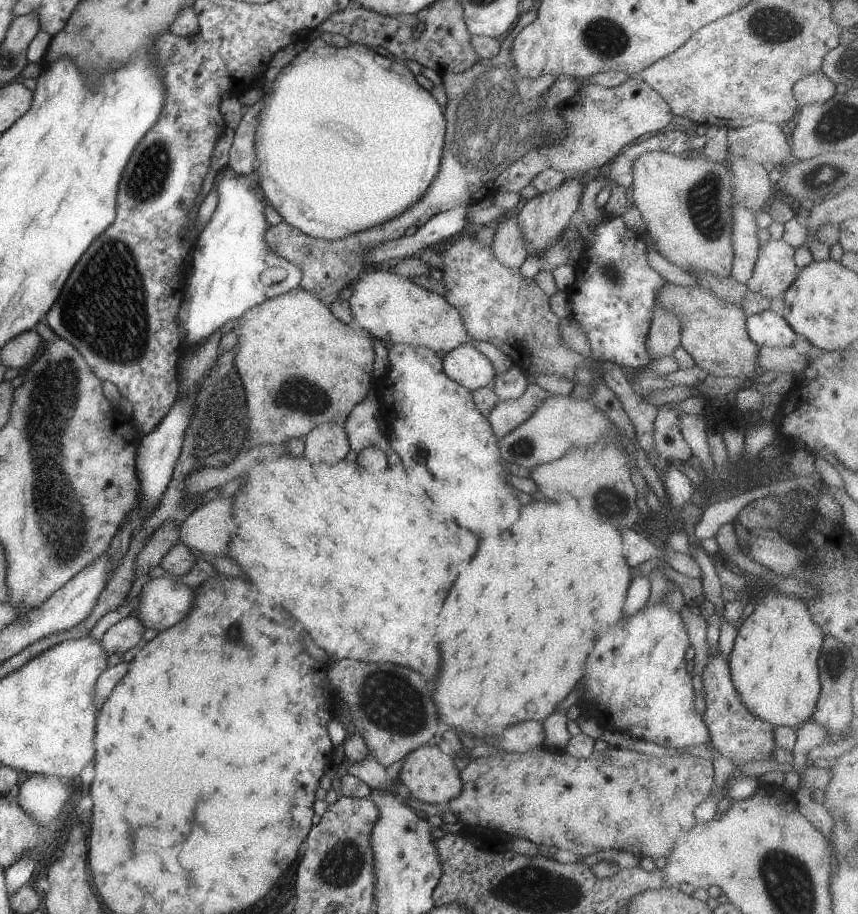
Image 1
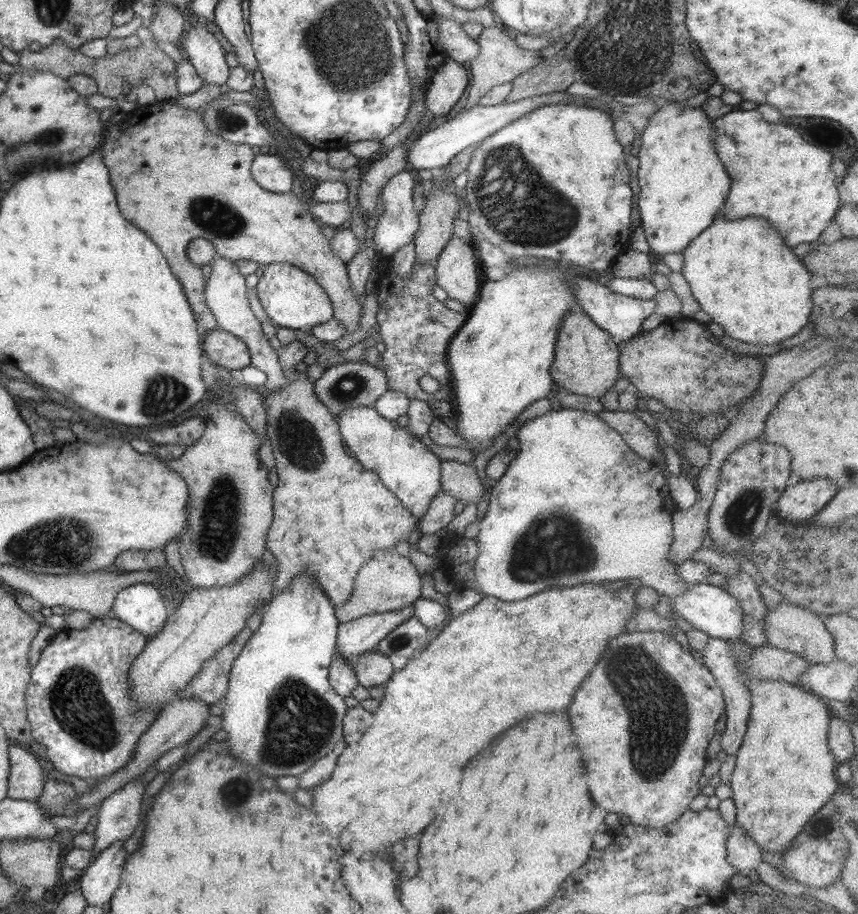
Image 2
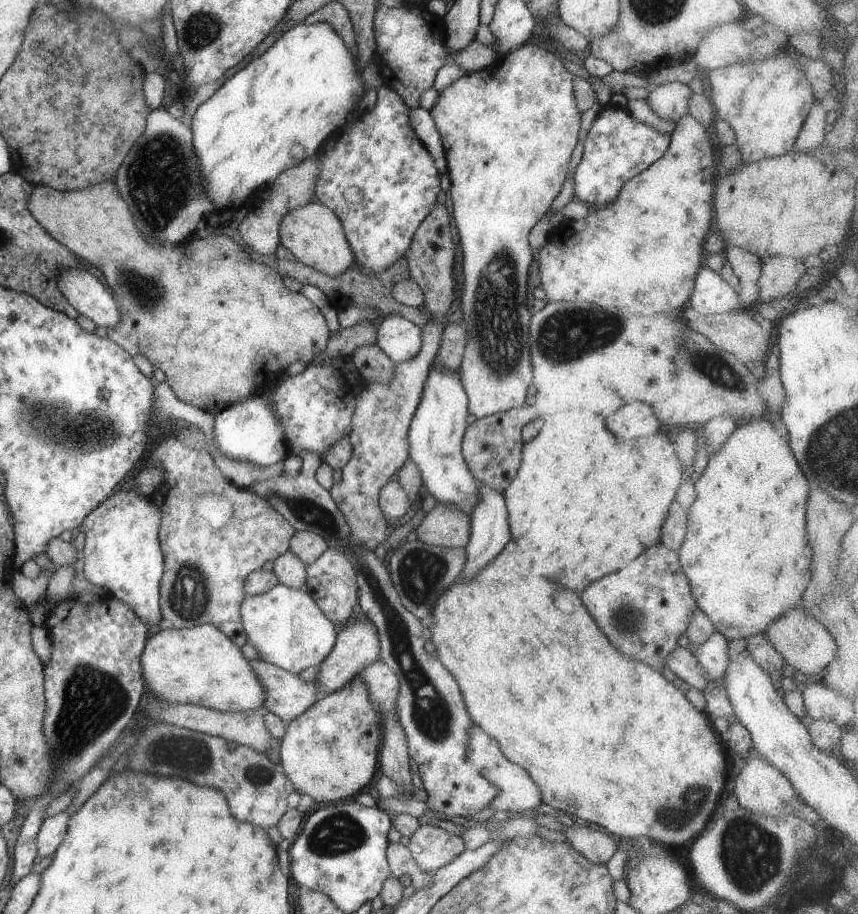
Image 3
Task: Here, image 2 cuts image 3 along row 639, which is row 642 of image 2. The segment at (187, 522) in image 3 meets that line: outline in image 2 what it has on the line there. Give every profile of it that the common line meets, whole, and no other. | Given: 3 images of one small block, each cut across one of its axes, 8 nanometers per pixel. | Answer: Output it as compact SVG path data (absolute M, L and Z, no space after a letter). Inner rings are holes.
M245 627L235 640L232 640L225 647L217 650L213 657L201 663L199 673L195 674L183 690L178 690L174 699L181 701L193 700L205 702L205 704L215 704L221 701L226 694L229 680L229 669L233 661L239 655L239 651L245 646L251 632Z

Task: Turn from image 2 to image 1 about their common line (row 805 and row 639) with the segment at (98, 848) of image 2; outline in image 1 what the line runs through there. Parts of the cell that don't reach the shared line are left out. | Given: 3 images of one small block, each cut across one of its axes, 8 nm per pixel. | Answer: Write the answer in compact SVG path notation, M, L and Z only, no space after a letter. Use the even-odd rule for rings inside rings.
M133 613L129 614L104 632L99 640L99 646L105 650L105 654L122 654L141 640L143 630L145 626Z

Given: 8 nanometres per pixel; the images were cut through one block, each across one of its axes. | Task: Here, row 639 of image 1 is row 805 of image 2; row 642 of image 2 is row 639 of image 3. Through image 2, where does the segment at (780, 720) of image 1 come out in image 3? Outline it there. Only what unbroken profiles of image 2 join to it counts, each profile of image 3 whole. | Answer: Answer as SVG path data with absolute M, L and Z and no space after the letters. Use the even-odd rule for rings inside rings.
M757 417L734 429L723 446L721 446L721 449L708 458L705 468L698 476L698 480L694 482L695 499L691 507L688 508L686 533L681 546L677 550L678 559L687 577L697 608L711 621L715 632L721 633L729 642L742 643L743 639L751 635L756 635L757 633L763 634L769 623L772 623L789 609L799 606L802 594L811 576L810 562L812 548L806 539L805 518L809 489L808 480L803 476L787 442L783 442L781 436L778 436L775 429L773 429L770 417Z

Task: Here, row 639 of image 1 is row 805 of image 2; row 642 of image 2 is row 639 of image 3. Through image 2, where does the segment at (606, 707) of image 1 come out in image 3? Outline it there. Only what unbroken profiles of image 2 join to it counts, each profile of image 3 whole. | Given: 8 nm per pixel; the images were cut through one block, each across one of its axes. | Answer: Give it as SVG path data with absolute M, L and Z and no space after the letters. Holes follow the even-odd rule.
M660 542L645 548L640 555L619 570L603 575L588 584L581 592L581 602L589 610L595 624L601 628L601 632L607 636L607 640L619 652L625 652L629 658L649 664L657 672L661 672L665 666L668 654L683 644L691 612L697 608L687 577L678 559L678 551L669 550Z

